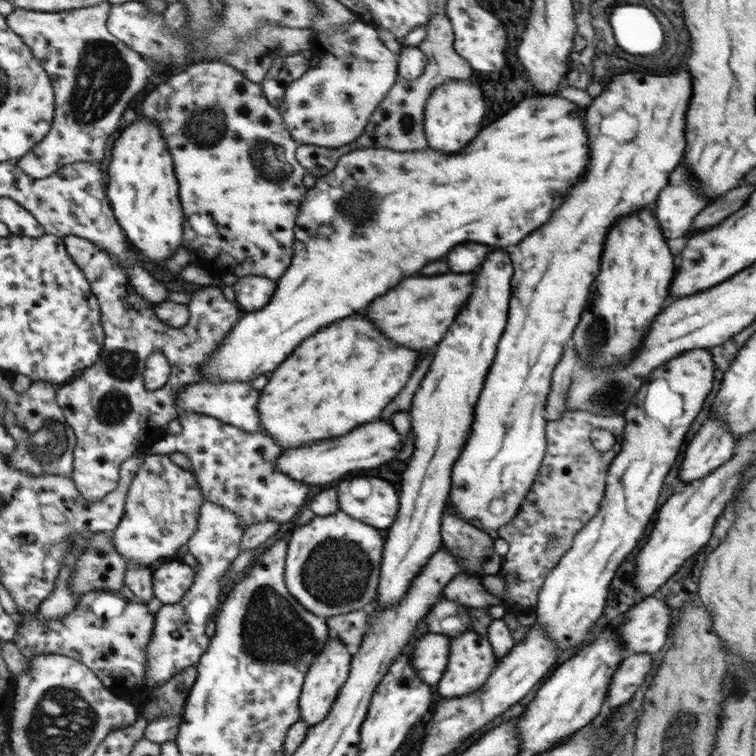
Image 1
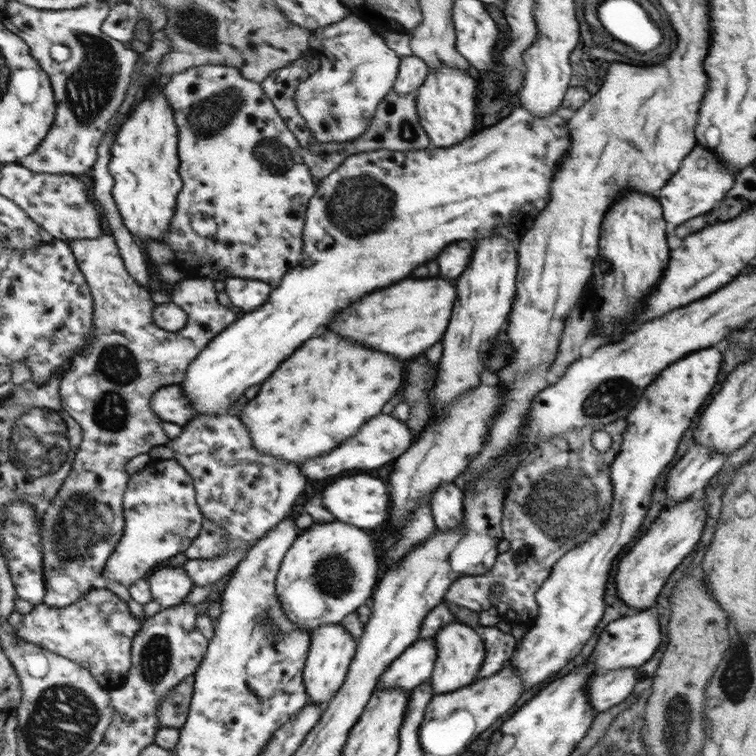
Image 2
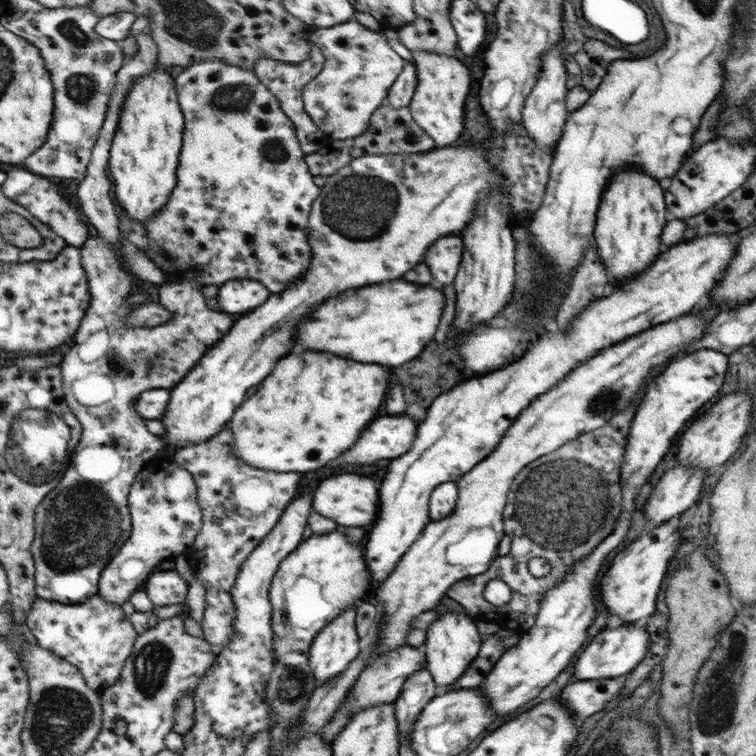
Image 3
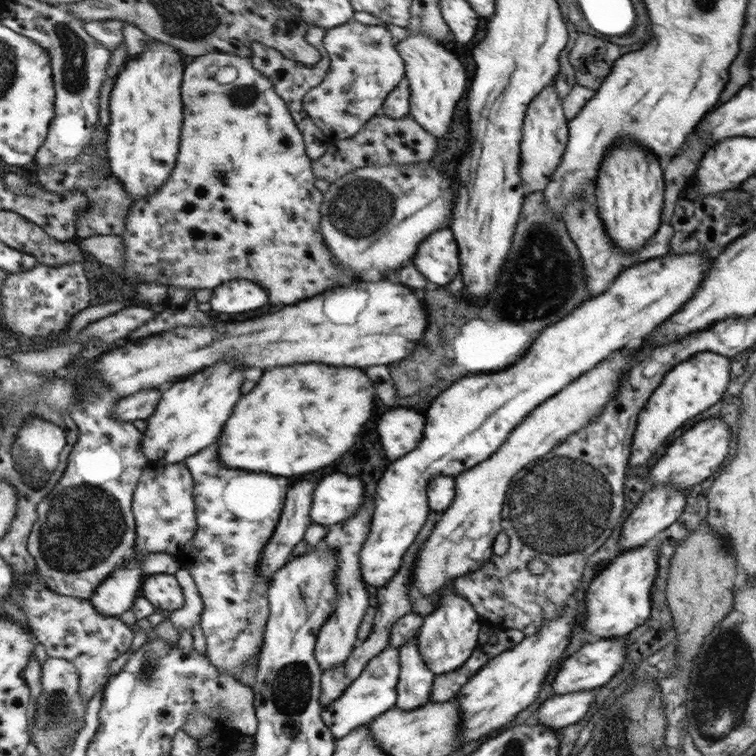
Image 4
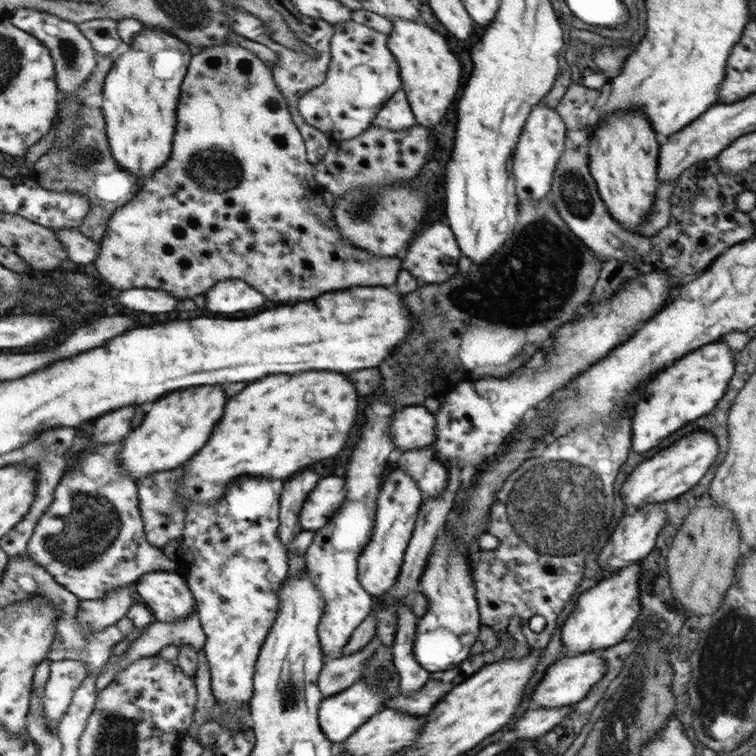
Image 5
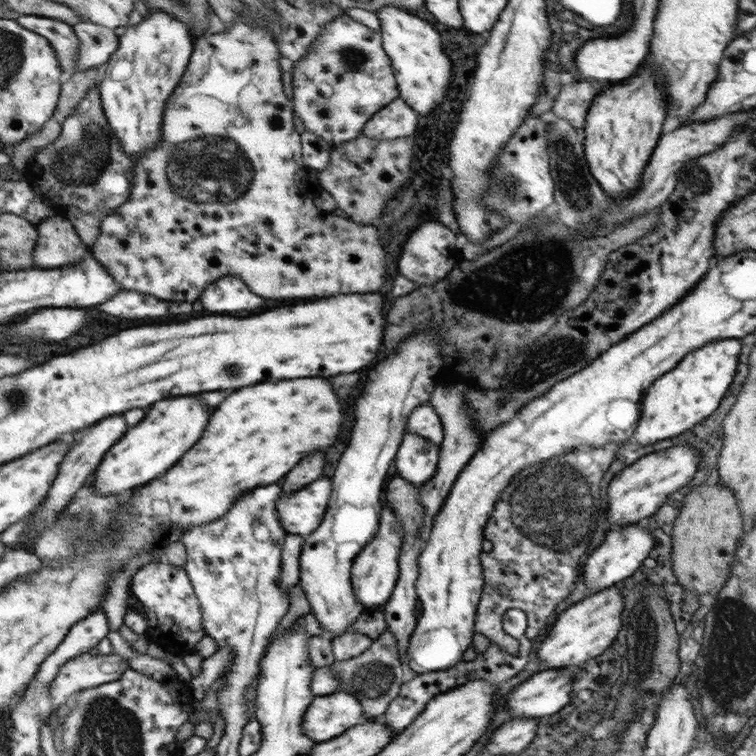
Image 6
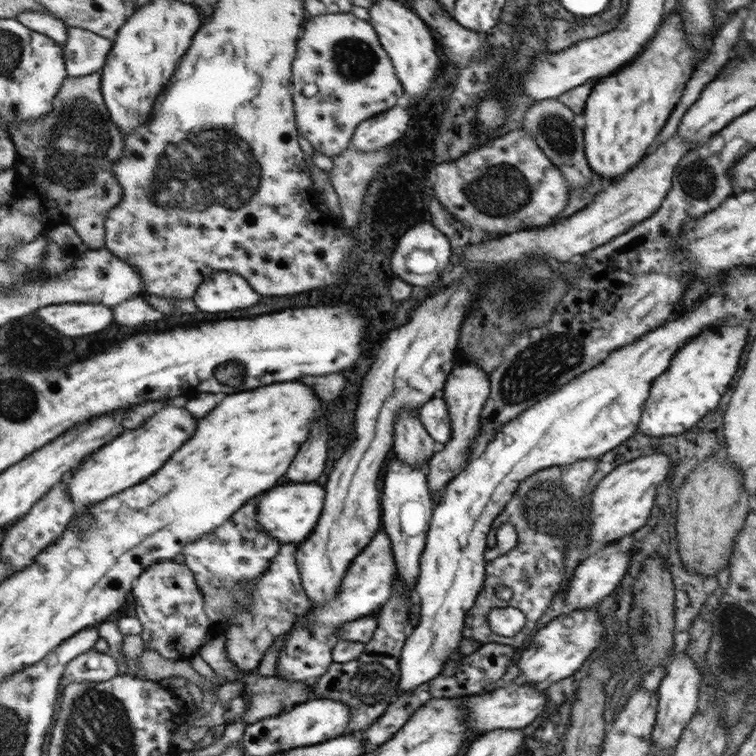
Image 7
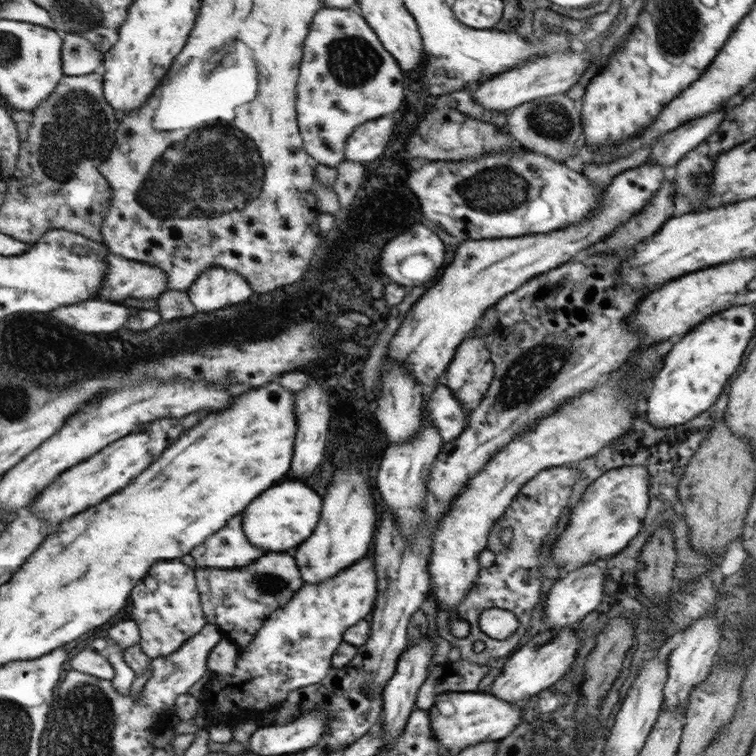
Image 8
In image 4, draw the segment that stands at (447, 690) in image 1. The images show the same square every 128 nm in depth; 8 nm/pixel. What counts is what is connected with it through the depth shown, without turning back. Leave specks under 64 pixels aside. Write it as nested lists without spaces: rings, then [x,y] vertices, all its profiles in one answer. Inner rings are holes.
[[[450,583],[439,592],[439,604],[423,617],[417,628],[416,645],[425,666],[436,676],[453,672],[460,668],[471,656],[471,648],[477,644],[479,622],[473,606],[453,592]]]

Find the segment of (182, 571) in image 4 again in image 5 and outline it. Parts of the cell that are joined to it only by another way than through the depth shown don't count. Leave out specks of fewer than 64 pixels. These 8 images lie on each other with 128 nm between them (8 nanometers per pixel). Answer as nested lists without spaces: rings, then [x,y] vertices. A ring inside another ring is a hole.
[[[193,607],[193,611],[189,615],[185,615],[179,621],[159,621],[147,627],[145,632],[134,640],[127,648],[125,658],[116,662],[121,668],[127,668],[143,657],[150,657],[159,654],[165,646],[169,644],[177,647],[187,644],[195,651],[203,649],[205,645],[205,635],[201,630],[199,619],[197,619],[197,609]]]

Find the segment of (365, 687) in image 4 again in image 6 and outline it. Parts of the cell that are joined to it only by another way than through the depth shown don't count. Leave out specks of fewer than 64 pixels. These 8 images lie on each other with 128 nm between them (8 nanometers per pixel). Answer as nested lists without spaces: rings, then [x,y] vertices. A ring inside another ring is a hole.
[[[335,691],[328,695],[315,695],[301,720],[301,729],[313,741],[322,743],[339,737],[356,723],[363,723],[361,702],[351,693]]]

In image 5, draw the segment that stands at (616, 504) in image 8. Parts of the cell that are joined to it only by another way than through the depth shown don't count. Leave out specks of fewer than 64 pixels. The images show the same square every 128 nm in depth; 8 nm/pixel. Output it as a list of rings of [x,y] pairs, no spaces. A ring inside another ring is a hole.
[[[691,428],[684,432],[687,432],[685,436],[681,436],[677,442],[673,442],[671,446],[657,452],[655,456],[651,456],[645,462],[637,464],[625,478],[621,484],[621,502],[625,514],[649,503],[664,503],[669,499],[679,497],[680,494],[695,486],[703,478],[707,468],[715,462],[715,456],[719,450],[716,436]]]

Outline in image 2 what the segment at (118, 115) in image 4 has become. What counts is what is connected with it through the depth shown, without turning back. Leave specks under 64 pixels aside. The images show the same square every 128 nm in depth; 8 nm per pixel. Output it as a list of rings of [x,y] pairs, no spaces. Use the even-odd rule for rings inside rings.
[[[165,90],[159,92],[139,102],[128,114],[111,148],[109,170],[115,179],[113,196],[125,226],[137,238],[164,242],[184,182],[180,175],[180,130],[175,112],[166,100]]]

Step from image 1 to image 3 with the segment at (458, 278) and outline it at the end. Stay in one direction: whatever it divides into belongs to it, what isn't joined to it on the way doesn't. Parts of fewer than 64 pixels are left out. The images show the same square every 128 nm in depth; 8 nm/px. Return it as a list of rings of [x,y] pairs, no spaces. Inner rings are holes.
[[[401,280],[383,282],[361,290],[349,290],[349,294],[333,298],[333,302],[321,306],[321,310],[317,310],[317,314],[309,318],[305,326],[301,326],[301,334],[297,334],[297,338],[301,348],[327,350],[357,362],[399,366],[415,358],[421,348],[431,342],[443,306],[445,296],[441,289],[417,286]]]

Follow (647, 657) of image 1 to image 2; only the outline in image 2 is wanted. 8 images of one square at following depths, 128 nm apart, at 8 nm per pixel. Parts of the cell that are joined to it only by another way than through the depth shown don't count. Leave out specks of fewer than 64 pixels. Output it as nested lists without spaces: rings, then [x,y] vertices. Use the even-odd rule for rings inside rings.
[[[625,667],[592,675],[585,684],[591,707],[601,712],[626,699],[637,681],[635,670],[636,667]]]

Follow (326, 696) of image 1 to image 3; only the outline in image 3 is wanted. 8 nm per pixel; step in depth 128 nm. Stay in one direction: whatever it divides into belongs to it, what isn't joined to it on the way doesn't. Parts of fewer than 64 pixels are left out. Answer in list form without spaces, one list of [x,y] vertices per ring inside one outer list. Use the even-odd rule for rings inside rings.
[[[357,603],[353,604],[353,606],[349,606],[349,609],[344,610],[343,613],[339,614],[336,618],[333,618],[333,621],[329,621],[328,624],[325,625],[315,637],[313,637],[312,646],[308,652],[308,662],[309,670],[313,672],[313,680],[315,680],[317,687],[323,686],[323,684],[326,684],[329,680],[332,680],[339,674],[344,673],[351,662],[355,660],[357,654],[360,654],[360,639],[356,634],[357,614],[355,614],[355,607],[357,607]]]

